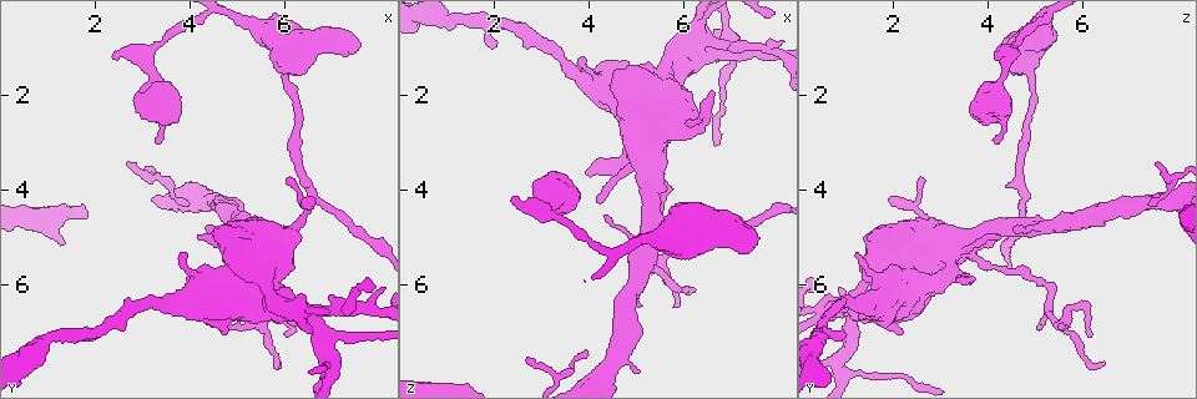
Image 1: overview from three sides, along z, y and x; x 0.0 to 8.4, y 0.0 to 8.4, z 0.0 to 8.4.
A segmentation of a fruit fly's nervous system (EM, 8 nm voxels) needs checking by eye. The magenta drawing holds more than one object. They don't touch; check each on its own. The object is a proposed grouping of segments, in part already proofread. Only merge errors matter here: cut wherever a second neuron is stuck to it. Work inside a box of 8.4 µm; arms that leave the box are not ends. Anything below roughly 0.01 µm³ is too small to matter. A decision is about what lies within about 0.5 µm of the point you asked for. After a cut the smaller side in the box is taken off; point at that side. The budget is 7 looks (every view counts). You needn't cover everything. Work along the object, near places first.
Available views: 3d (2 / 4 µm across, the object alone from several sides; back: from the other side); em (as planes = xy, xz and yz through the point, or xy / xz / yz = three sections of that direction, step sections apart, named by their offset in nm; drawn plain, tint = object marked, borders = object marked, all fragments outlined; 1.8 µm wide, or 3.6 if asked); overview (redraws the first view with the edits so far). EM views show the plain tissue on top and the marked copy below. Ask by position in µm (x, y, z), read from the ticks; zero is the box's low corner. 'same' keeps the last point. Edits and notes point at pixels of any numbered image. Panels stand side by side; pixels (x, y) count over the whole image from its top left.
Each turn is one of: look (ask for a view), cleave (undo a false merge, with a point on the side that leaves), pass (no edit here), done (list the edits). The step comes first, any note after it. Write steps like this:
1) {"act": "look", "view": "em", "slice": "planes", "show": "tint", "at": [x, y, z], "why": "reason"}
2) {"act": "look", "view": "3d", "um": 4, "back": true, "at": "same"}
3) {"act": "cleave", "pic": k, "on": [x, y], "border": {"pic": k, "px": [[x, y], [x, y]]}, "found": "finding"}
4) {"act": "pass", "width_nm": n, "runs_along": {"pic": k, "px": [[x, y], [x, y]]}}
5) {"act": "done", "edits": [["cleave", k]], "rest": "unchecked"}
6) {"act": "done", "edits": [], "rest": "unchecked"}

{"act": "look", "view": "em", "slice": "xy", "step": 16, "show": "tint", "at": [5.45, 6.80, 5.60], "why": "abrupt turn"}

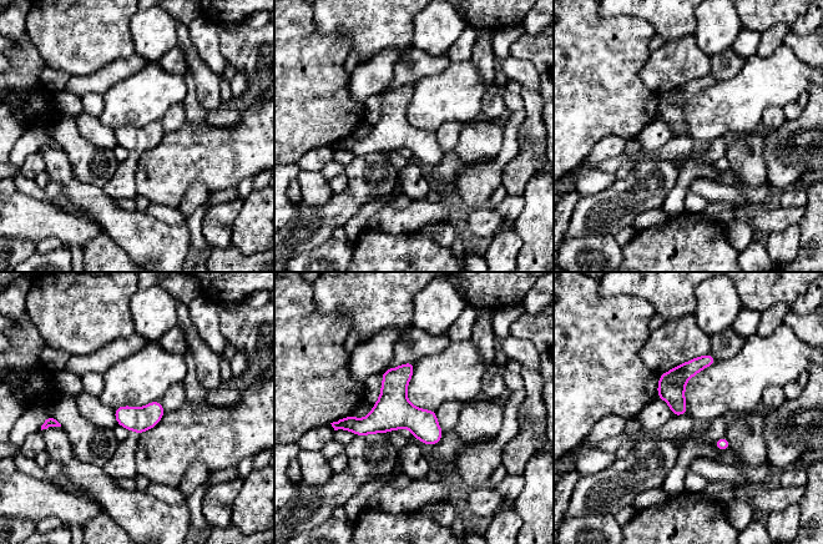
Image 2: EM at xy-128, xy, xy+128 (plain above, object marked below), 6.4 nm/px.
{"act": "look", "view": "em", "slice": "planes", "show": "tint", "at": "same", "why": "cut it another way"}

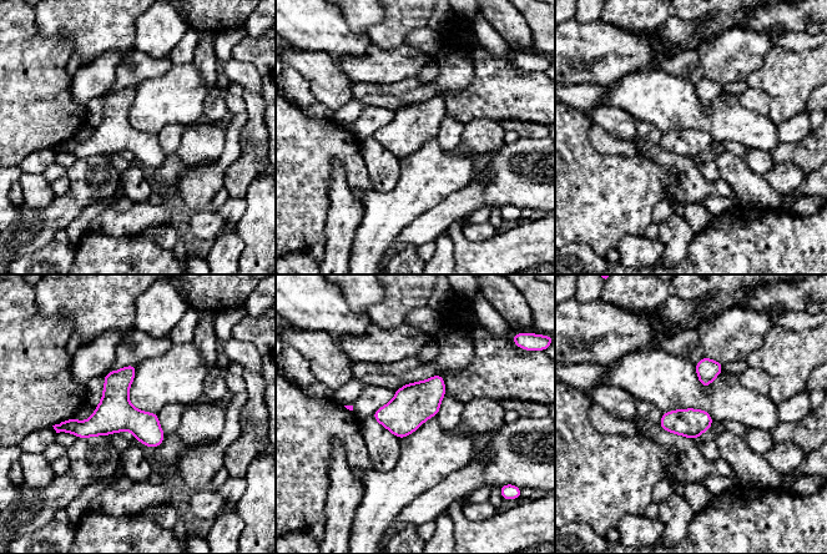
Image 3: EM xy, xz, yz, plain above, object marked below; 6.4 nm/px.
{"act": "pass", "width_nm": 190, "runs_along": {"pic": 3, "px": [[62, 428], [137, 422], [160, 438]]}, "found": "continuous, no second neuron"}

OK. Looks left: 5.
{"act": "look", "view": "em", "um": 3.6, "slice": "xz", "step": 8, "show": "tint", "at": [5.35, 5.25, 3.50], "why": "narrows sharply"}

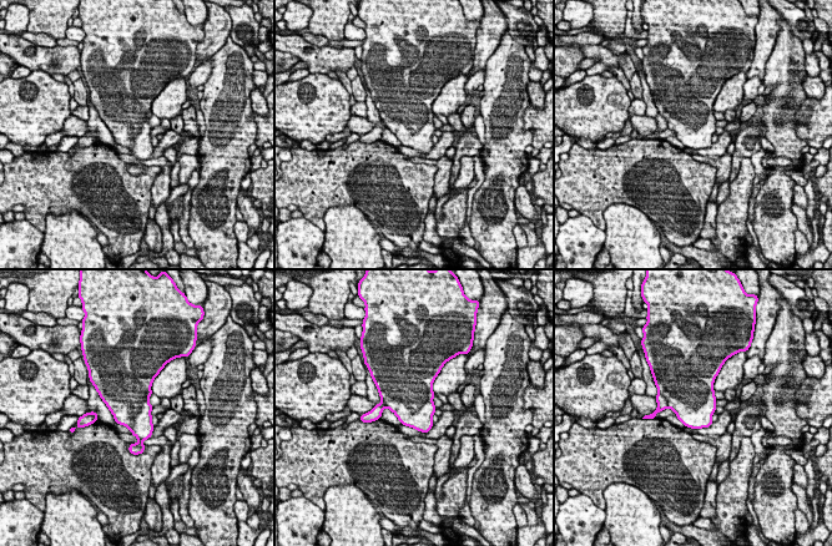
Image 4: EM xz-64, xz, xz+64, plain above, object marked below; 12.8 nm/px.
{"act": "cleave", "pic": 4, "on": [661, 402], "width_nm": 500, "found": "a second neuron is stuck on"}

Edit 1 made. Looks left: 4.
{"act": "look", "view": "em", "slice": "yz", "step": 4, "show": "tint", "at": [6.15, 6.45, 0.80], "why": "branch point"}

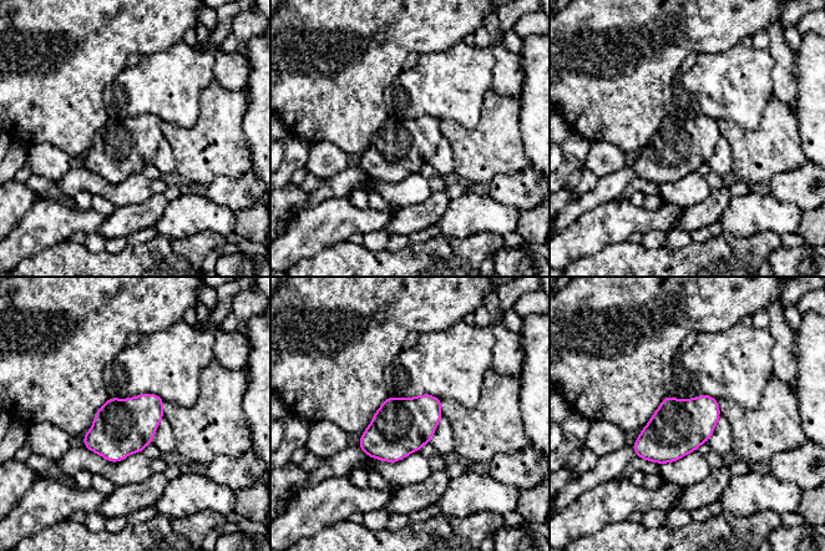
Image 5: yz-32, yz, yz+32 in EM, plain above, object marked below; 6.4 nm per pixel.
{"act": "look", "view": "em", "slice": "planes", "show": "tint", "at": "same"}

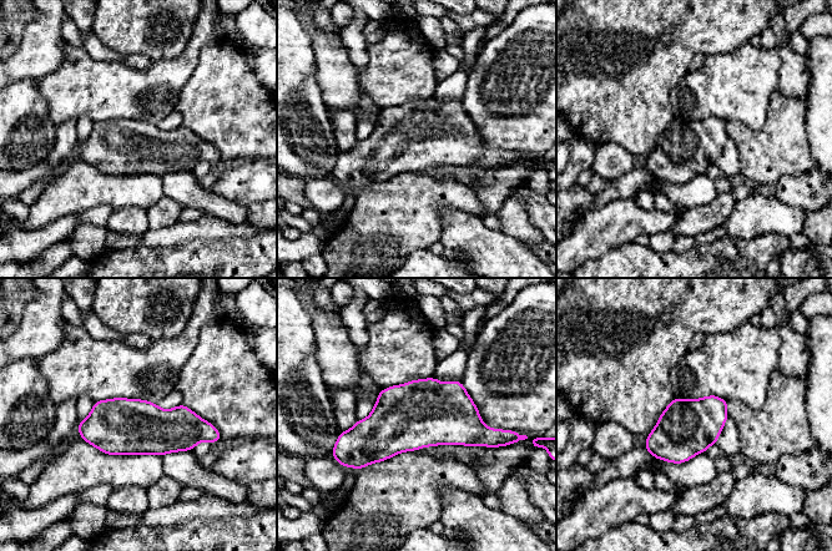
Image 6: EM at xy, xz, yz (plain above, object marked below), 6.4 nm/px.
{"act": "pass", "width_nm": 360, "found": "one neuron here"}

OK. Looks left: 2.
{"act": "done", "edits": [["cleave", 4]], "rest": "unchecked"}

